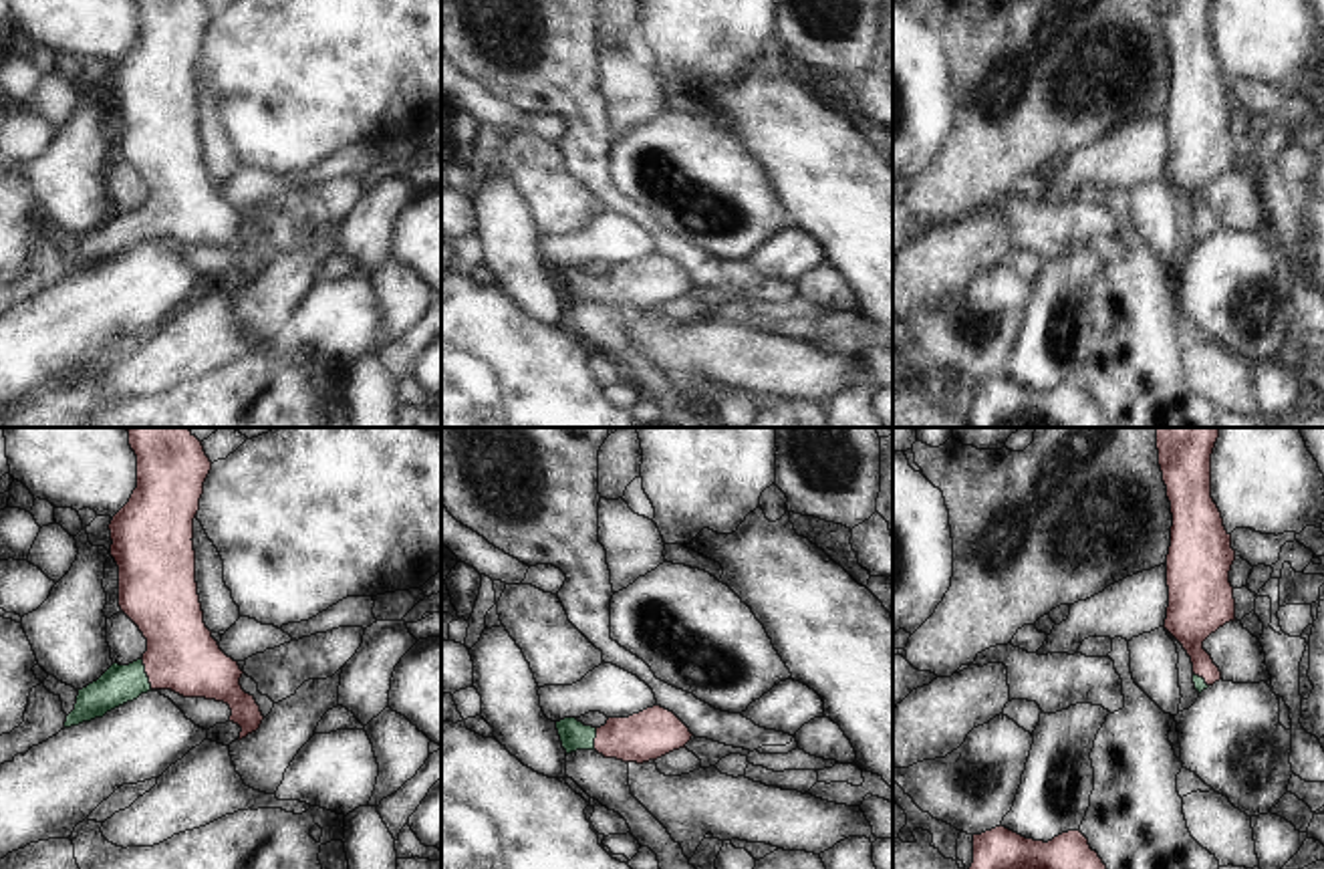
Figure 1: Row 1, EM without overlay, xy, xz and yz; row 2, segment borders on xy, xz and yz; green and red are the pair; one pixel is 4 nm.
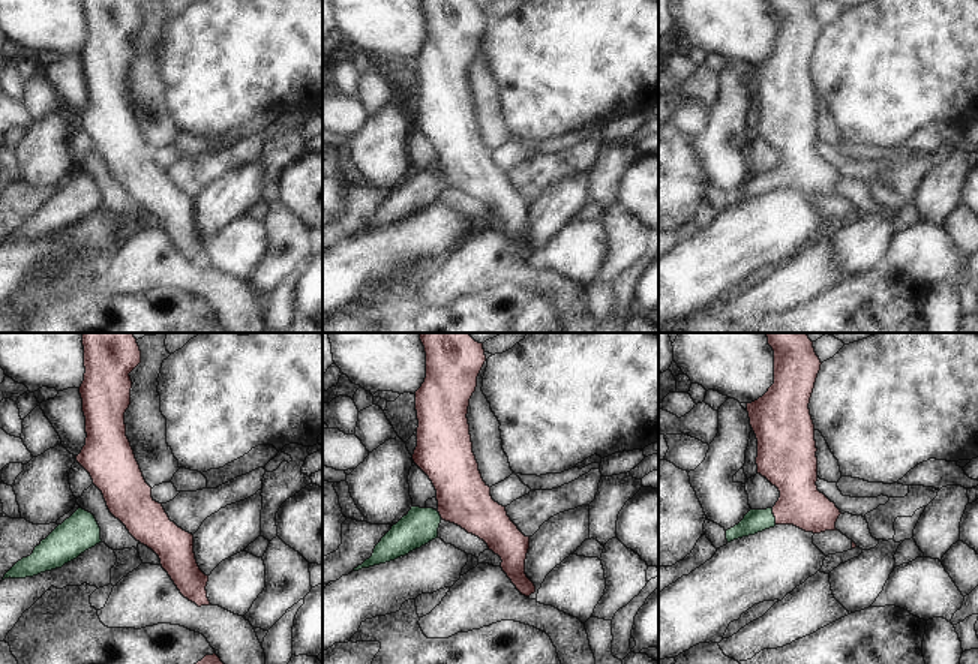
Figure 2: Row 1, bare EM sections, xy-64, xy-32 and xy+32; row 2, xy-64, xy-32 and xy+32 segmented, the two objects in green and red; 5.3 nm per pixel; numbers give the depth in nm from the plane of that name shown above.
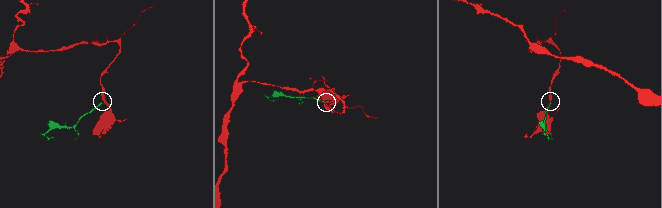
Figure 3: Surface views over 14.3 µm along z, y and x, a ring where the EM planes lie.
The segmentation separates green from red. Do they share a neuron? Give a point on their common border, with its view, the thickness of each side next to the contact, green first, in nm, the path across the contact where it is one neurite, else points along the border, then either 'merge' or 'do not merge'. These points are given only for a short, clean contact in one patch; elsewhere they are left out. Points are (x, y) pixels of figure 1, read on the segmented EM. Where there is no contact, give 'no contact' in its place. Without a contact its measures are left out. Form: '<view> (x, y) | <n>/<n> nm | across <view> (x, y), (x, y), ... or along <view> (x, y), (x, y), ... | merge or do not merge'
xy (146, 674) | 160/280 nm | across xy (119, 684), (146, 674), (182, 656) | merge

